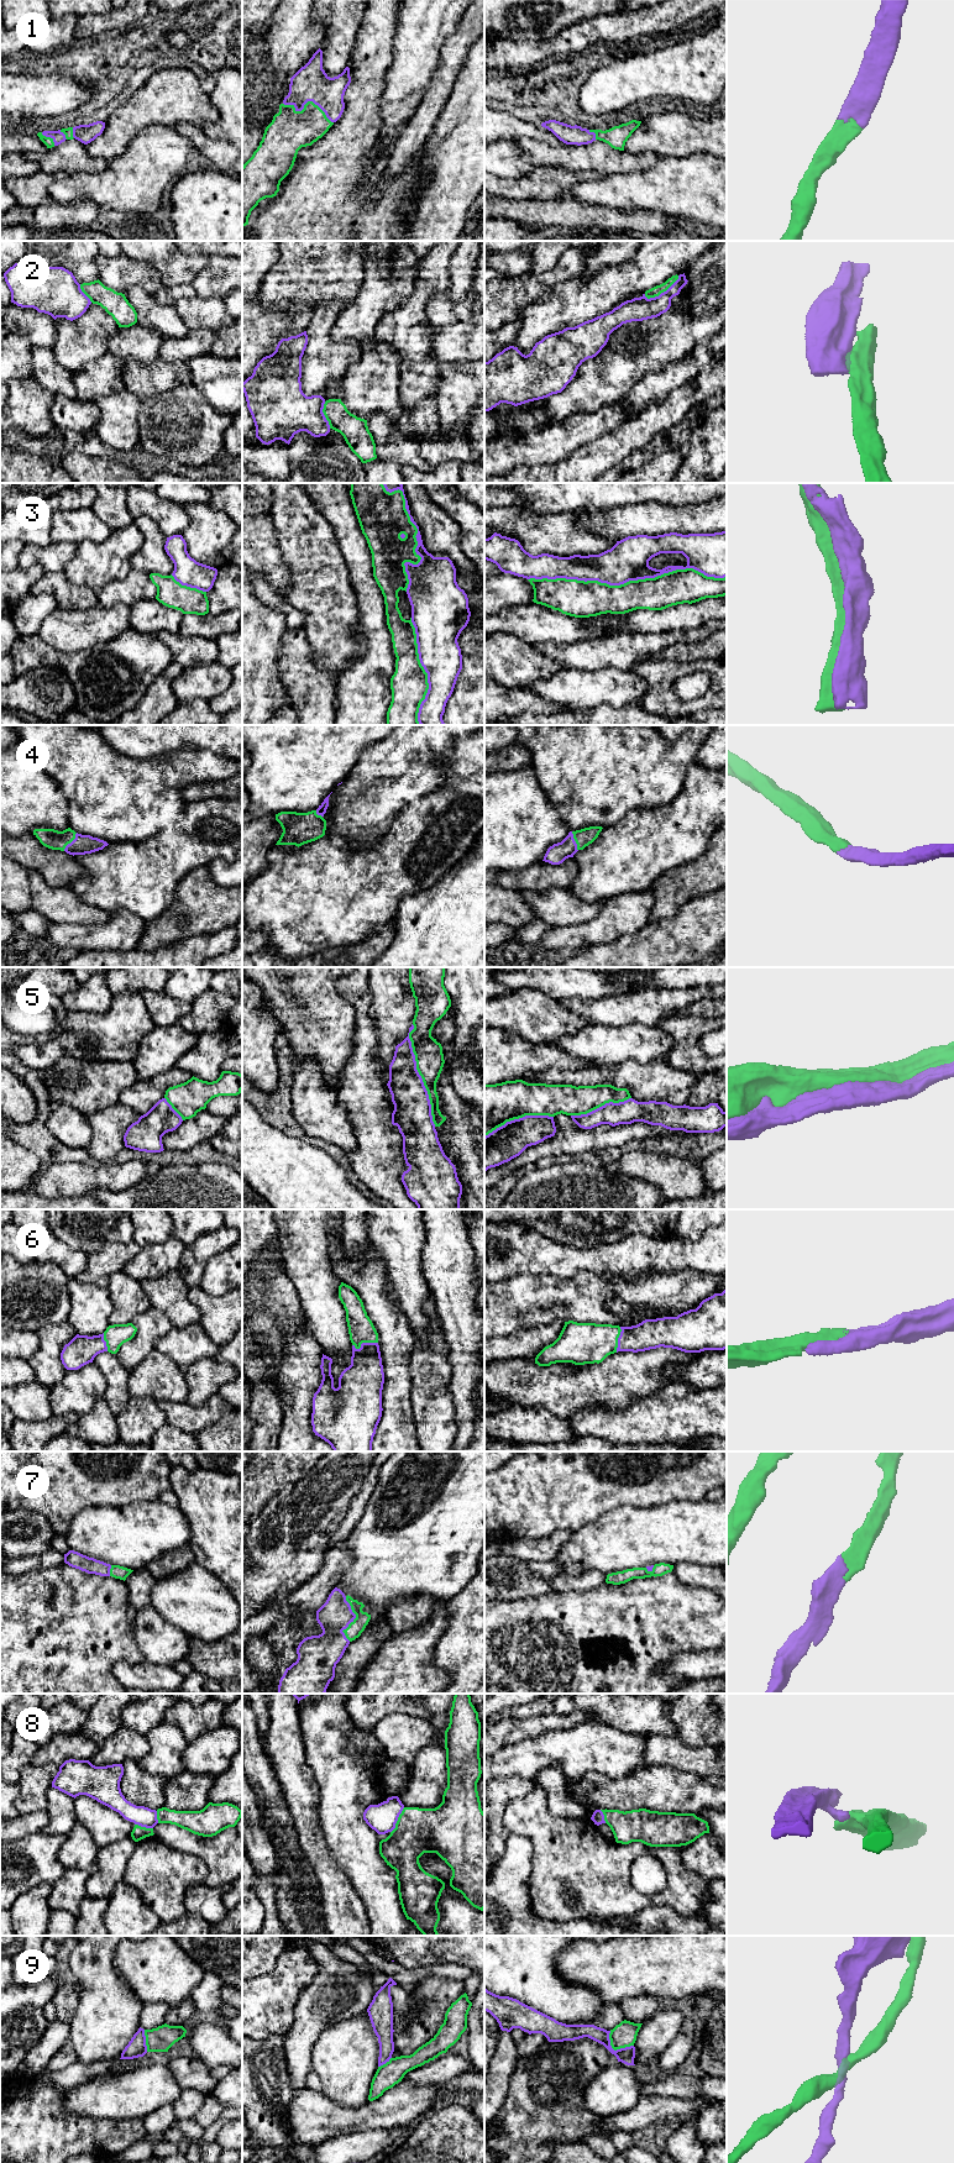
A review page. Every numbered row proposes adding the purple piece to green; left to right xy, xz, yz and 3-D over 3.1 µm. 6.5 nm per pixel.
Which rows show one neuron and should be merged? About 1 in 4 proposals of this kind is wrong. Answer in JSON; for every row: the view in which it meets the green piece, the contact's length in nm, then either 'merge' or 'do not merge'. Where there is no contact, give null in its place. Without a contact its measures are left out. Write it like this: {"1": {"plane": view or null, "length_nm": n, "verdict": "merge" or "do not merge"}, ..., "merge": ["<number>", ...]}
{"1": {"plane": "xz", "length_nm": 360, "verdict": "merge"}, "2": {"plane": "yz", "length_nm": 260, "verdict": "do not merge"}, "3": {"plane": "yz", "length_nm": 1300, "verdict": "do not merge"}, "4": {"plane": "xy", "length_nm": 150, "verdict": "merge"}, "5": {"plane": "xz", "length_nm": 700, "verdict": "do not merge"}, "6": {"plane": "xz", "length_nm": 170, "verdict": "merge"}, "7": {"plane": "xz", "length_nm": 300, "verdict": "merge"}, "8": {"plane": "xz", "length_nm": 190, "verdict": "do not merge"}, "9": {"plane": "yz", "length_nm": 190, "verdict": "do not merge"}, "merge": ["1", "4", "6", "7"]}

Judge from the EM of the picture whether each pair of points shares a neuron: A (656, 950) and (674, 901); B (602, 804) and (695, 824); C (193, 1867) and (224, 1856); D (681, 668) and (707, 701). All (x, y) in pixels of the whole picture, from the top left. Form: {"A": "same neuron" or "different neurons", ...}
{"A": "different neurons", "B": "different neurons", "C": "different neurons", "D": "same neuron"}

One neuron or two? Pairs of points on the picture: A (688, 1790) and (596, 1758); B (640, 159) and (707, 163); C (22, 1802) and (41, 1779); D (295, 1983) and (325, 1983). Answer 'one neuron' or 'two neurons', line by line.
A: two neurons
B: two neurons
C: one neuron
D: two neurons

